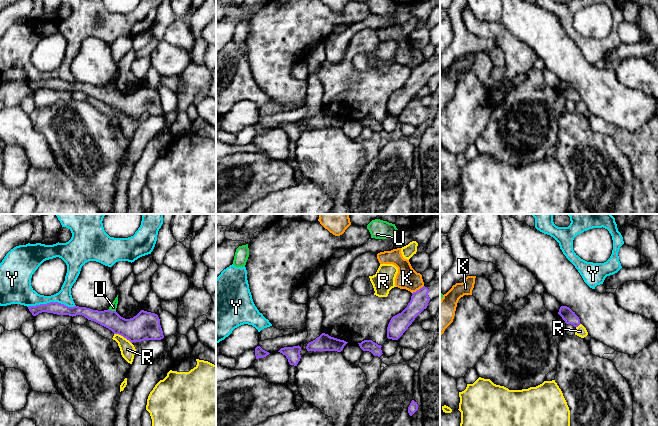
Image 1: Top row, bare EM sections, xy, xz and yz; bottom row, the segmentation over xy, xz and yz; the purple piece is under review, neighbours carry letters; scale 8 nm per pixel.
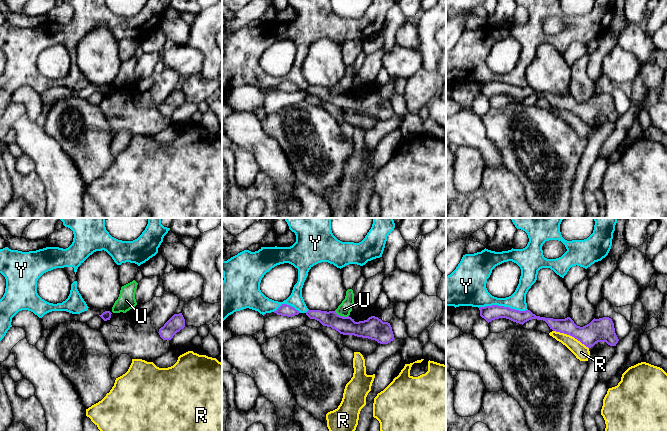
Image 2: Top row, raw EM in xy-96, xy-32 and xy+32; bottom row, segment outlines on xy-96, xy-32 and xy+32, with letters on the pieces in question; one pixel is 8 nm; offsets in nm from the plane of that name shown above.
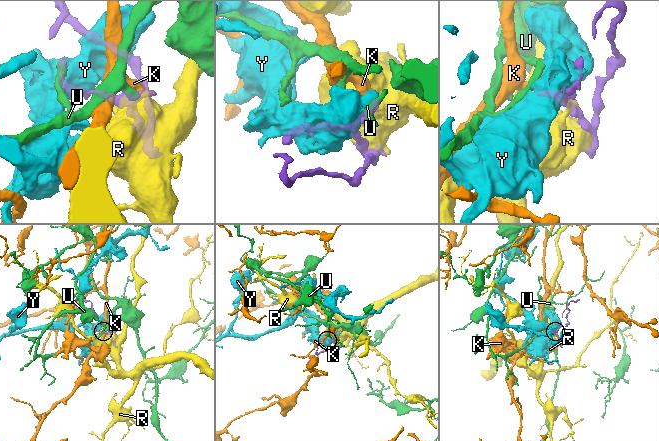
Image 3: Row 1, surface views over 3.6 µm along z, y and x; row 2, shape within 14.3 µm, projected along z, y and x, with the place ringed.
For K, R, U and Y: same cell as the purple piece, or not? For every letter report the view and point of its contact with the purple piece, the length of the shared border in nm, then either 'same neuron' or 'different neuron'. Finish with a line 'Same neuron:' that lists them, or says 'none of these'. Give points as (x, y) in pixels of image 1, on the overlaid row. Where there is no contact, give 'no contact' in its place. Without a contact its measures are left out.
K: contact xz (417, 290); length 120 nm; different neuron
R: contact xy (123, 336); length 170 nm; different neuron
U: contact xy (112, 311); length 70 nm; same neuron
Y: contact xy (51, 302); length 380 nm; different neuron
Same neuron: U

